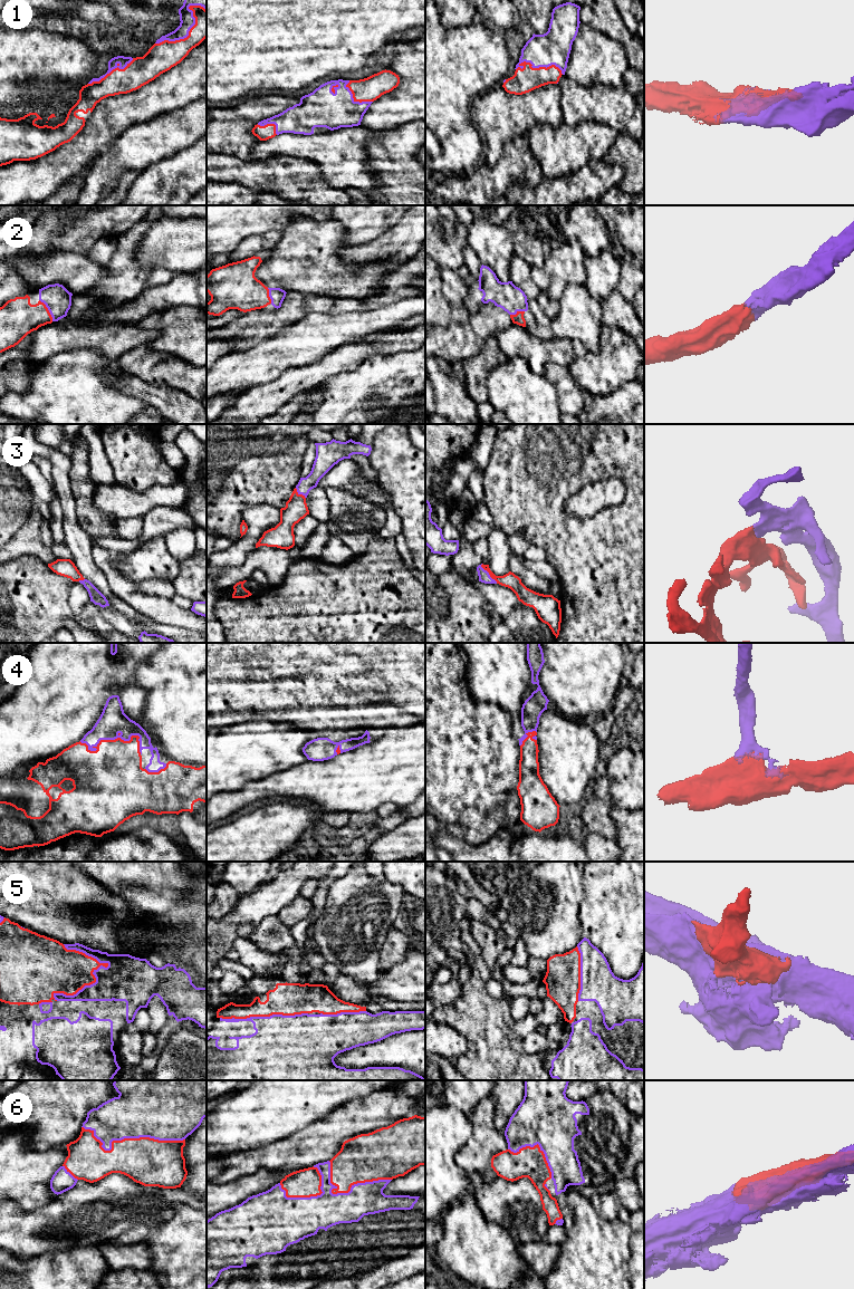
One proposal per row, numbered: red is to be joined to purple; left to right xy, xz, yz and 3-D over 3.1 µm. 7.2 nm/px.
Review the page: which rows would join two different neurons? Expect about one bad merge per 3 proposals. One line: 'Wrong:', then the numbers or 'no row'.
Wrong: no row

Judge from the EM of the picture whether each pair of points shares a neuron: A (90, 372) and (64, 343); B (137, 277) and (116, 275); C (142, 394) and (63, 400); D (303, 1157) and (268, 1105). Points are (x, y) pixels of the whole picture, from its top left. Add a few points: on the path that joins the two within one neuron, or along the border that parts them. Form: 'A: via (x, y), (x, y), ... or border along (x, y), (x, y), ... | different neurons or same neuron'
A: border along (96, 348), (63, 350), (46, 361) | different neurons
B: via (132, 277), (124, 277), (122, 275) | same neuron
C: border along (108, 381), (121, 391), (142, 400), (147, 405) | different neurons
D: border along (313, 1123), (265, 1145) | different neurons

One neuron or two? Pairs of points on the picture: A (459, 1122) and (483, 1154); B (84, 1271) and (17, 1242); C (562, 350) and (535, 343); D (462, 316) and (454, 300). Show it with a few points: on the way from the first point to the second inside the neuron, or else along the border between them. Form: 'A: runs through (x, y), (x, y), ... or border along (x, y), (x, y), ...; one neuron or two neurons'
A: border along (469, 1117), (471, 1134), (456, 1157); two neurons
B: border along (68, 1247), (39, 1254), (17, 1257); two neurons
C: runs through (555, 350), (541, 349); one neuron
D: runs through (459, 313), (457, 304); one neuron

